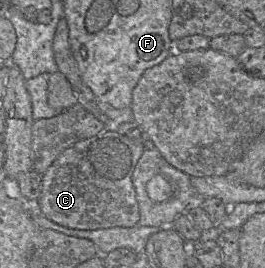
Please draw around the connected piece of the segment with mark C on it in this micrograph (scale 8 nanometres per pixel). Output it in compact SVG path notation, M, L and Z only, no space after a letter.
M111 130L78 141L62 151L42 176L42 192L35 207L51 221L72 229L138 225L140 213L132 174L144 150L143 143Z

